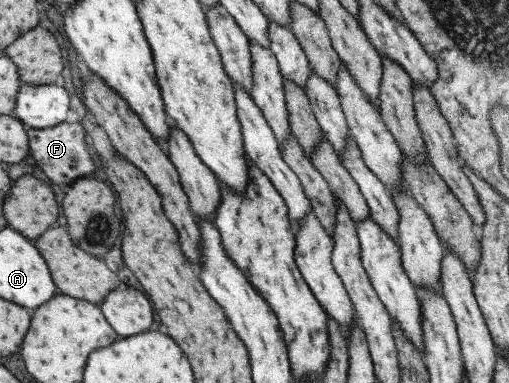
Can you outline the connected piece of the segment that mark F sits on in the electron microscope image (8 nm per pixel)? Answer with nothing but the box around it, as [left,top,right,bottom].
[26,121,96,187]

